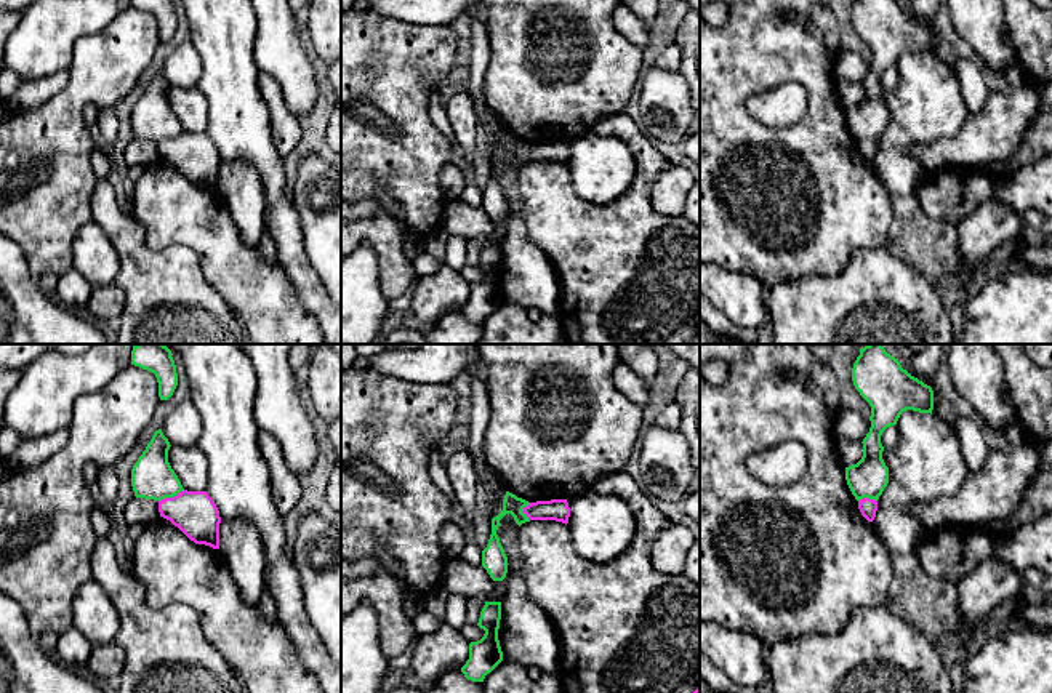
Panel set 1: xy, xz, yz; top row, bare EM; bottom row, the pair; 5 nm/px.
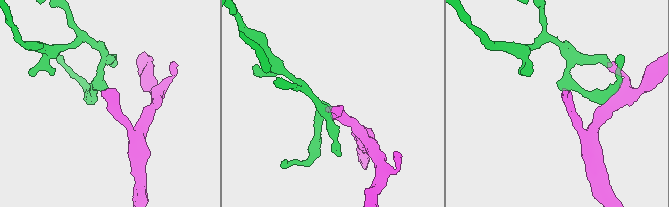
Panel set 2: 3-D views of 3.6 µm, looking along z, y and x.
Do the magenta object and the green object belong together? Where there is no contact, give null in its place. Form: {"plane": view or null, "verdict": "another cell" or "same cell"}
{"plane": "xy", "verdict": "another cell"}

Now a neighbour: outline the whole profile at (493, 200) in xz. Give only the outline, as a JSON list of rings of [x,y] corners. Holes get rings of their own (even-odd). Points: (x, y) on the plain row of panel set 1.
[[[506,133],[503,142],[503,152],[492,160],[492,176],[487,189],[482,192],[482,208],[487,211],[487,214],[493,222],[503,222],[506,219],[508,206],[509,206],[504,190],[496,176],[500,162],[506,155],[511,155],[519,168],[525,163],[530,163],[528,158],[522,154],[524,149],[528,146],[530,146],[528,142]]]

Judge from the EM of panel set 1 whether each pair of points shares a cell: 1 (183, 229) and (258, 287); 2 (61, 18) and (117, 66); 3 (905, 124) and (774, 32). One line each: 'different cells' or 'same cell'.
1: same cell
2: different cells
3: different cells

